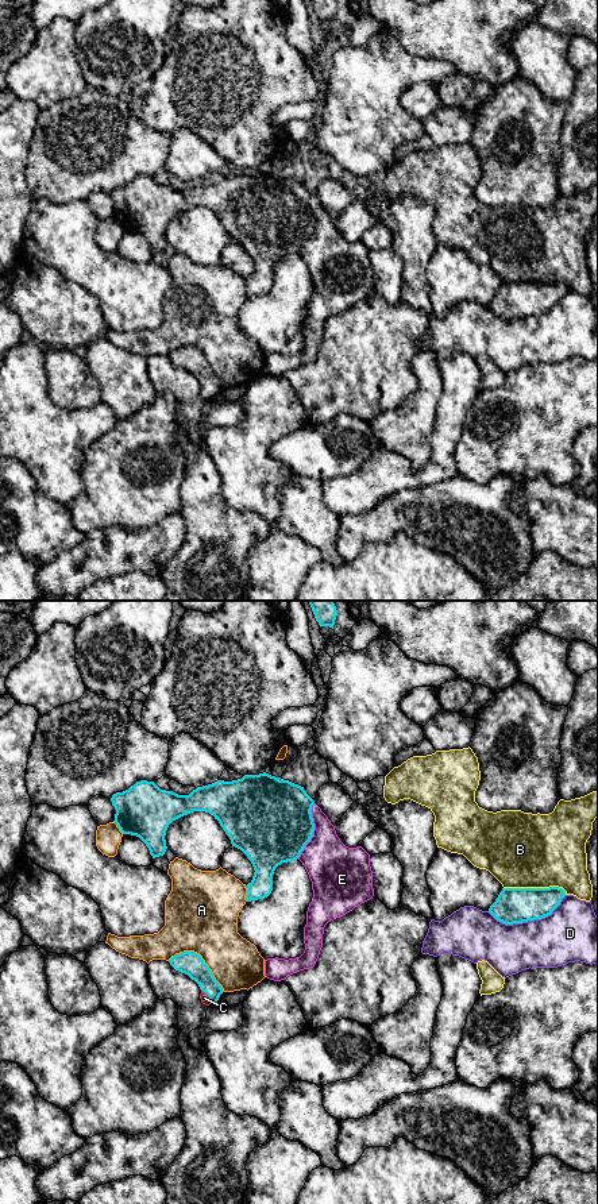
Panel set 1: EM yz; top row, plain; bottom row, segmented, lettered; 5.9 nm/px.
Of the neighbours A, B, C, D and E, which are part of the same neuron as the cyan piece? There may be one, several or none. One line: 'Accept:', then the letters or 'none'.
Accept: C

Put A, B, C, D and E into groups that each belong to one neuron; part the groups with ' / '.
A B / C / D / E

